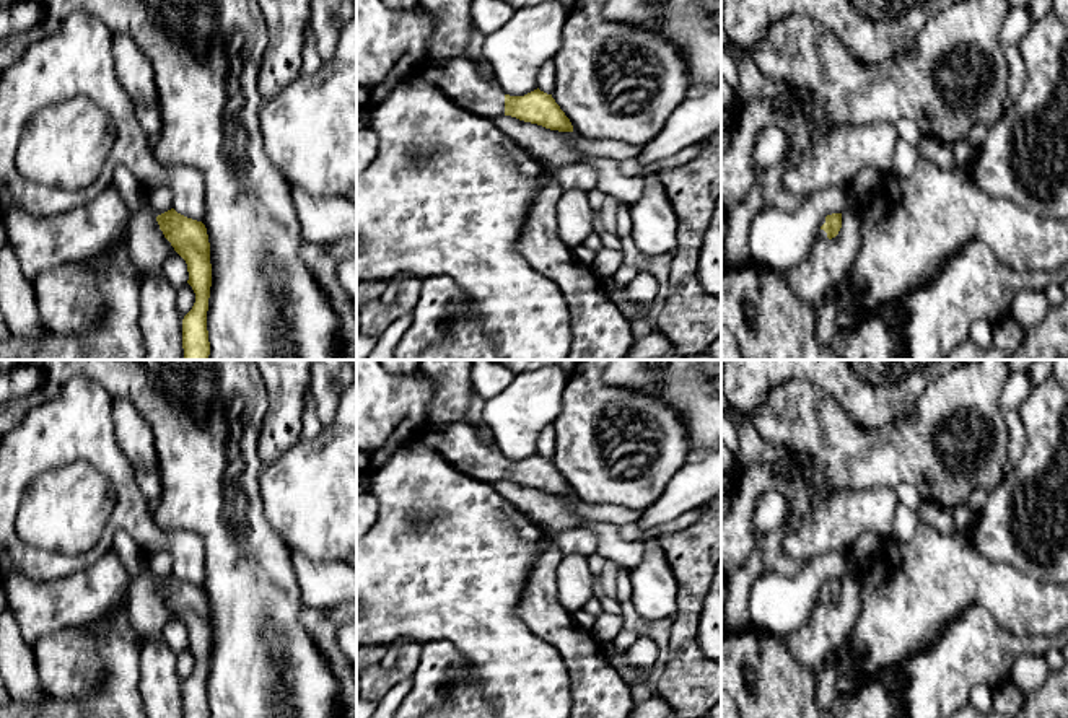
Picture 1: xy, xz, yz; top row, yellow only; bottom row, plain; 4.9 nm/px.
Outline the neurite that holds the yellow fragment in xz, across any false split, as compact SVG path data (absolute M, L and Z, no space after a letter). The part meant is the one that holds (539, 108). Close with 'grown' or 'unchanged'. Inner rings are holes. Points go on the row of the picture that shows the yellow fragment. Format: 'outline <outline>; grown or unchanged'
outline M469 57L430 59L415 72L438 86L454 104L480 117L511 116L550 130L573 132L573 125L552 94L539 88L524 96L510 96L485 78Z; grown

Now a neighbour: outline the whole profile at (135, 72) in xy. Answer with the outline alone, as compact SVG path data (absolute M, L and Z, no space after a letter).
M125 34L114 36L112 57L116 75L134 103L138 124L148 135L160 134L161 114L153 63L137 42Z

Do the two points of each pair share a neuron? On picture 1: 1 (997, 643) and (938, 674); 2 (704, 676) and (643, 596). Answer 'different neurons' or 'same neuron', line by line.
1: same neuron
2: different neurons

